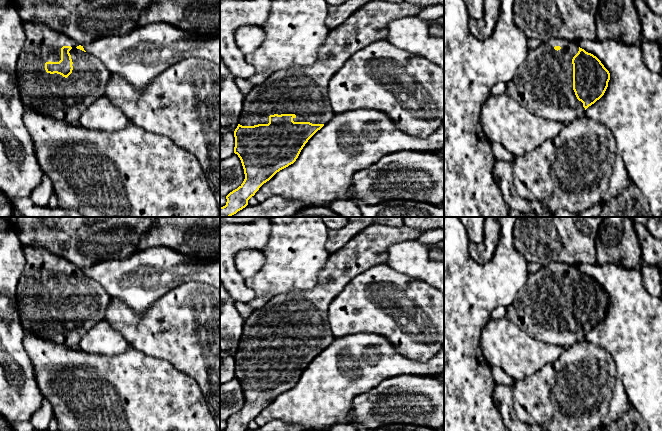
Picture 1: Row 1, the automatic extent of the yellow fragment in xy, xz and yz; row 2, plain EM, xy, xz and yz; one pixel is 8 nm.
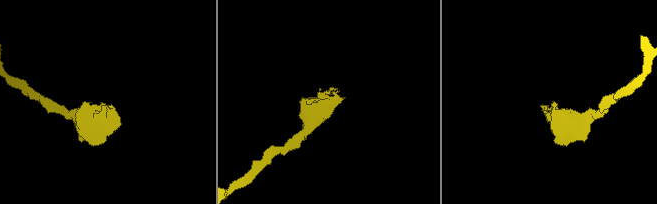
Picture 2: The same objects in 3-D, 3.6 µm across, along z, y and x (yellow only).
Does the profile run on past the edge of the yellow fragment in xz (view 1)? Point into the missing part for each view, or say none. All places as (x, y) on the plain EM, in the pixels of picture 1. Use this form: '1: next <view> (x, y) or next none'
1: next xz (296, 314)

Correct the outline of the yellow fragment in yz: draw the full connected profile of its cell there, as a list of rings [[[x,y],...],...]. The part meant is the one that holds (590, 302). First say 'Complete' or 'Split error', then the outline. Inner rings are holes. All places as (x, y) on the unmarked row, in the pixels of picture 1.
Split error. [[[549,262],[536,273],[529,274],[524,288],[521,289],[512,304],[507,307],[505,318],[529,336],[565,349],[575,343],[584,342],[585,334],[604,319],[609,304],[610,297],[601,285],[593,278],[580,272],[576,265]]]

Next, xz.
Split error. [[[372,224],[355,235],[344,247],[329,255],[326,267],[320,272],[319,282],[313,290],[292,290],[278,294],[269,299],[266,304],[244,319],[244,328],[237,352],[234,355],[234,377],[241,384],[245,403],[243,407],[227,420],[223,431],[246,431],[248,424],[259,412],[269,405],[277,396],[293,388],[308,364],[328,347],[334,335],[328,322],[328,306],[332,299],[356,276],[379,264],[387,264],[387,250],[391,245],[417,240],[425,230],[401,226],[394,228],[383,224]]]

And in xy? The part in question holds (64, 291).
Split error. [[[23,245],[23,251],[26,266],[18,281],[16,295],[20,321],[25,332],[32,333],[56,344],[78,348],[83,336],[96,323],[106,317],[106,309],[111,298],[99,283],[87,277],[83,270],[68,260],[52,254],[44,248]]]

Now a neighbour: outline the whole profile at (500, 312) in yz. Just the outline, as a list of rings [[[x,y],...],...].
[[[499,306],[492,312],[490,320],[505,318],[506,313],[507,313],[507,306]]]

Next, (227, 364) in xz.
[[[227,355],[220,358],[220,384],[231,381],[234,378],[234,371],[234,356]]]

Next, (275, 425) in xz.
[[[272,420],[256,430],[247,429],[246,431],[302,431],[302,428],[297,425],[287,424],[283,421]]]

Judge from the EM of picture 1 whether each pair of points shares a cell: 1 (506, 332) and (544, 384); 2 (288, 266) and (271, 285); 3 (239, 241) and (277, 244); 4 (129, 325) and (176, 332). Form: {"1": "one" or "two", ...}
{"1": "two", "2": "one", "3": "two", "4": "one"}

